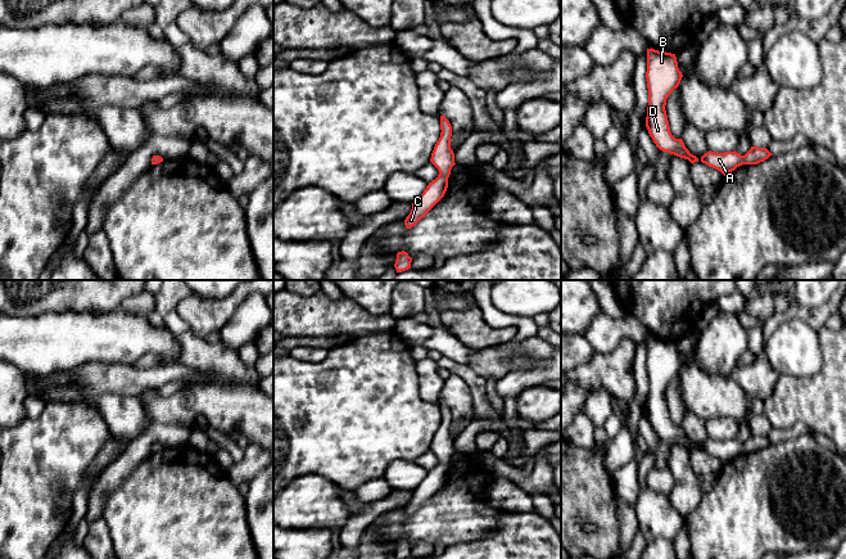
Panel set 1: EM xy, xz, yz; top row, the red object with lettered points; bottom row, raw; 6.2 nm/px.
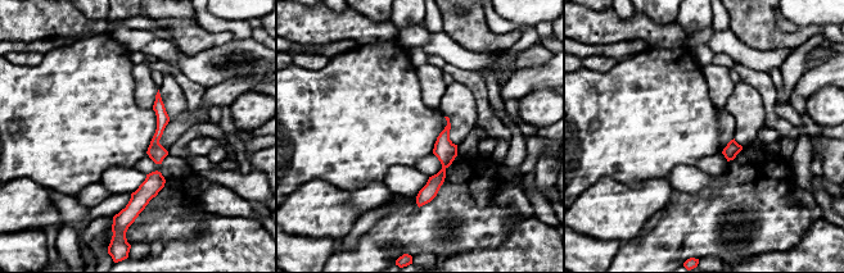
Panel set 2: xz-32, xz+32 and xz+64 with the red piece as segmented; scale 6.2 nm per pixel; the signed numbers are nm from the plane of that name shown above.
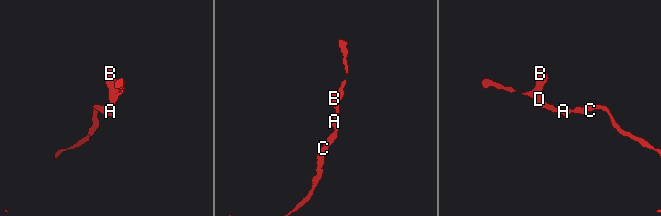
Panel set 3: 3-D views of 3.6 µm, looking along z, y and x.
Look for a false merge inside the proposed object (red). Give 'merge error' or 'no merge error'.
no merge error

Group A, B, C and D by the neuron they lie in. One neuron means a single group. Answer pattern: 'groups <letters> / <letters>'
groups A B C D

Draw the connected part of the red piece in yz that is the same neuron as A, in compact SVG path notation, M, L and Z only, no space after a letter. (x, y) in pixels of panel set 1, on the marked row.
M647 49L647 89L648 107L646 127L656 146L691 163L702 163L720 171L724 176L742 164L757 164L773 155L766 148L751 146L741 155L734 152L707 152L700 159L691 154L682 139L675 139L669 127L665 111L666 99L680 84L683 75L678 68L675 54Z

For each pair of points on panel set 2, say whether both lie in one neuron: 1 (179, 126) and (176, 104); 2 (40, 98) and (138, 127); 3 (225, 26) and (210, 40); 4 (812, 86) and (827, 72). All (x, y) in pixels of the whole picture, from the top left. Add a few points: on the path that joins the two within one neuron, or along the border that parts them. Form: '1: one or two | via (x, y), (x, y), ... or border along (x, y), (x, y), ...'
1: two | border along (186, 108), (170, 121)
2: one | via (64, 118), (81, 118), (102, 127), (113, 127)
3: two | border along (222, 31), (229, 31), (234, 36)
4: one | via (816, 82), (824, 76)

